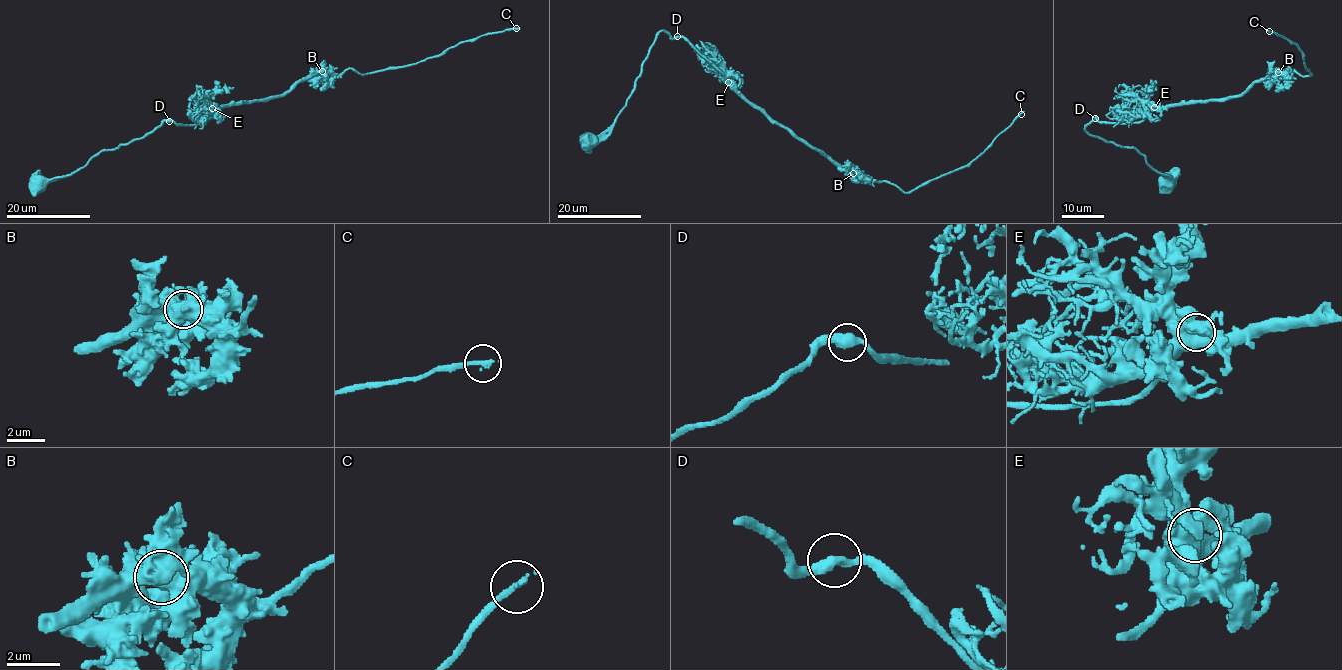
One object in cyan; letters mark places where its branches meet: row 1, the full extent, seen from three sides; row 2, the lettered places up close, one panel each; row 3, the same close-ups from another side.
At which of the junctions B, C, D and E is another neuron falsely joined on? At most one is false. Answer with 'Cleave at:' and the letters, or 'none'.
Cleave at: none

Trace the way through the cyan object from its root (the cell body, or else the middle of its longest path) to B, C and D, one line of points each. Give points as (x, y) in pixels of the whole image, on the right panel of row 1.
B: (1166, 184), (1134, 148), (1107, 143), (1086, 126), (1096, 119), (1138, 123), (1156, 108), (1236, 97), (1278, 72)
C: (1166, 184), (1134, 148), (1086, 126), (1236, 97), (1268, 76), (1312, 75), (1297, 44), (1269, 32)
D: (1166, 184), (1164, 174), (1151, 168), (1134, 148), (1122, 148), (1089, 134), (1085, 128), (1095, 118)

